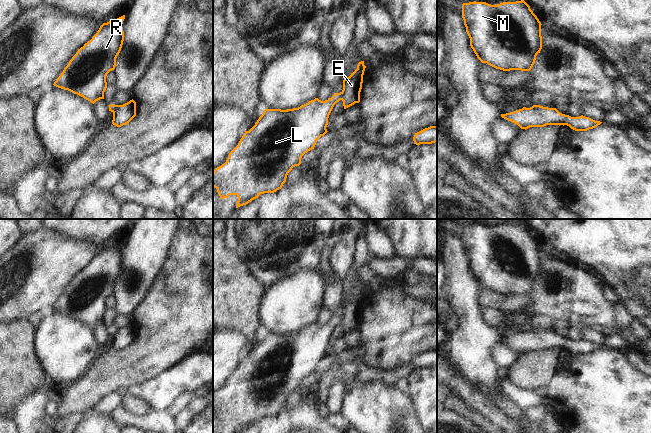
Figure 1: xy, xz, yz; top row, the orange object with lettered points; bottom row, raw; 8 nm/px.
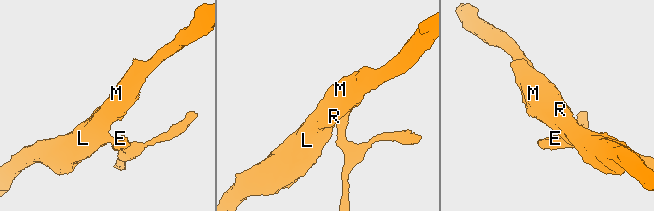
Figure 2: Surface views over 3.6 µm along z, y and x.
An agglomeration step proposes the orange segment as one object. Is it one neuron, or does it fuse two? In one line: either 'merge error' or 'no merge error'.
merge error

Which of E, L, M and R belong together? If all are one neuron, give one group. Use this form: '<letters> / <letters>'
E / L M R

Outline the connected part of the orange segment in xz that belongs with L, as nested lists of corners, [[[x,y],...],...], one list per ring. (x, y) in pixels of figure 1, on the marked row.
[[[334,93],[328,100],[318,98],[298,108],[265,109],[255,125],[245,131],[238,145],[229,153],[224,164],[213,172],[213,187],[220,198],[236,195],[236,208],[258,198],[260,194],[274,193],[286,182],[293,167],[301,164],[302,156],[314,149],[317,140],[328,131],[329,115],[334,105],[342,100],[342,93]]]

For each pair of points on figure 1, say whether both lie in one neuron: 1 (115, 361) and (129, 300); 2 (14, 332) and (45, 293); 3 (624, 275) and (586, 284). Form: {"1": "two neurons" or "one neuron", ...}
{"1": "two neurons", "2": "two neurons", "3": "two neurons"}

